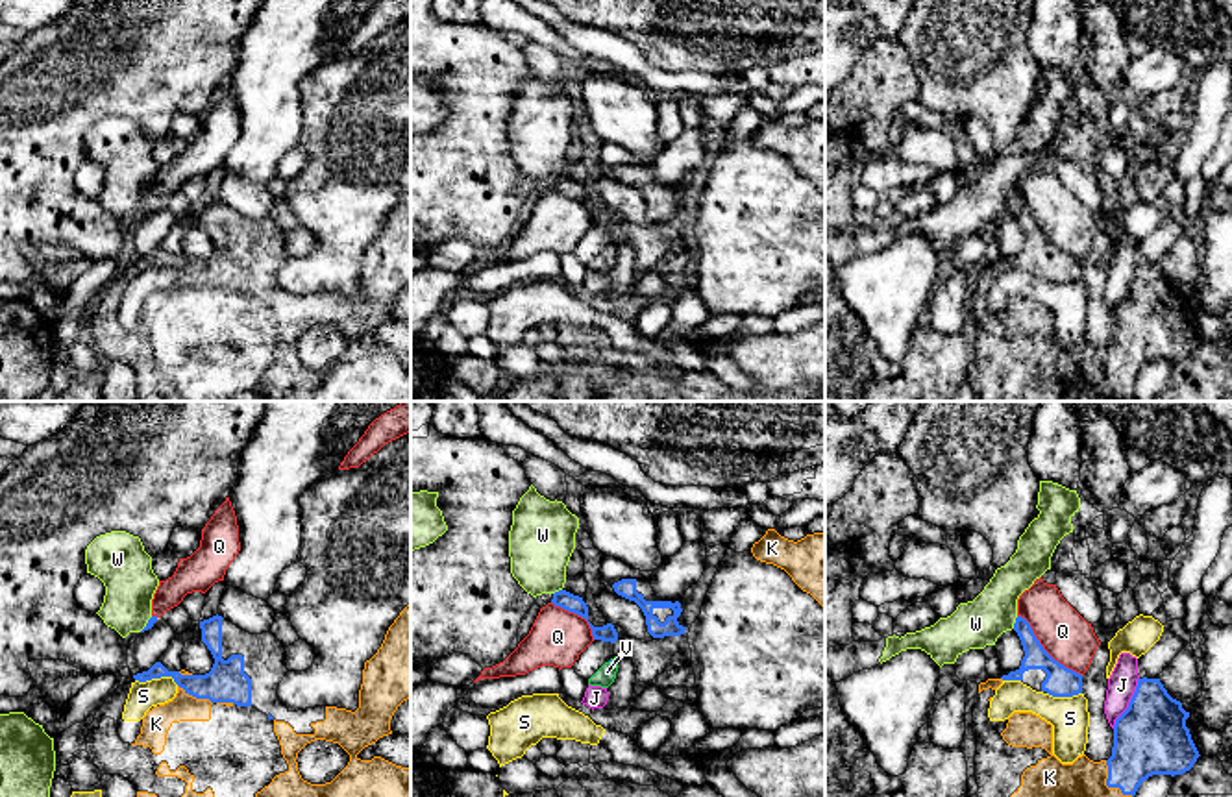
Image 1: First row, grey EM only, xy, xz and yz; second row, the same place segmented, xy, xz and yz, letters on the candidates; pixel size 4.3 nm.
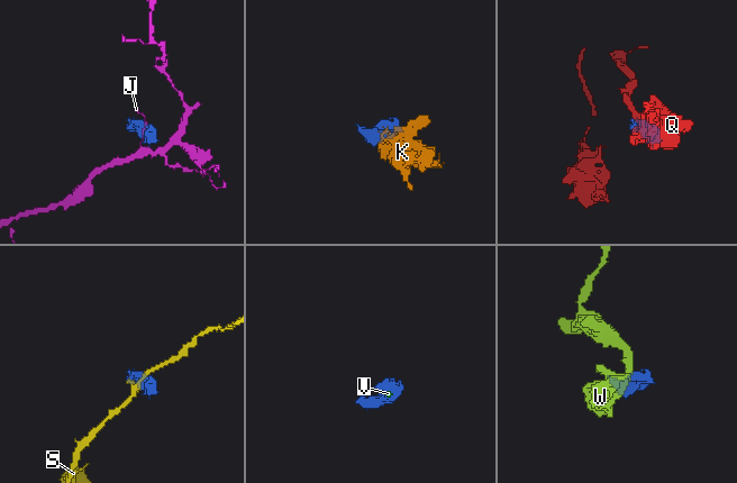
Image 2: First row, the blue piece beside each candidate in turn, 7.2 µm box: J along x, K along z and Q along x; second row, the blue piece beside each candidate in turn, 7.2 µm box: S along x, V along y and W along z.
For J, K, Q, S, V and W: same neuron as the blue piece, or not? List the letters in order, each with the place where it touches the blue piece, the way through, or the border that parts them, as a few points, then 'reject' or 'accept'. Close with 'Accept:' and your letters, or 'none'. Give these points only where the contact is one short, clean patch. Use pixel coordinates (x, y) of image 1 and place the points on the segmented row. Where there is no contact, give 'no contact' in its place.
J: yz (1129, 703) | reject
K: yz (1108, 786) | accept
Q: yz (1044, 649) | reject
S: xy (158, 677) | reject
V: xz (611, 661) | across xz (609, 661), (611, 661), (605, 675) | accept
W: yz (1016, 622) | along yz (1018, 616), (1012, 627) | reject
Accept: K, V

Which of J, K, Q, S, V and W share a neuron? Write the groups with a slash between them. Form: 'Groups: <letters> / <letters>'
Groups: J / K V / Q / S / W

